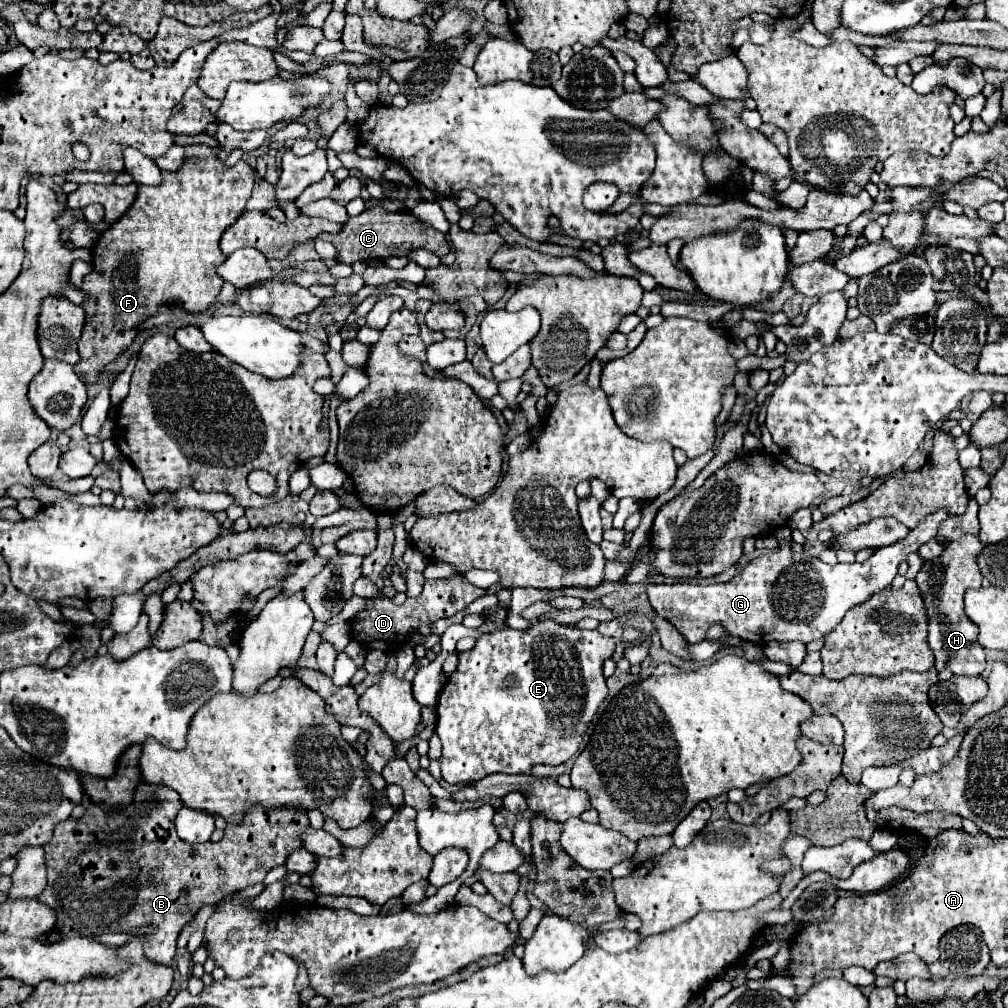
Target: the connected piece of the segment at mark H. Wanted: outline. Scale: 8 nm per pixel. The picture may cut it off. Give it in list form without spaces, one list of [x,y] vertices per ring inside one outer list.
[[[965,535],[957,541],[951,541],[945,551],[933,559],[925,561],[921,571],[917,573],[917,585],[921,589],[925,609],[929,615],[929,645],[935,653],[935,669],[949,669],[953,675],[979,677],[985,671],[985,649],[977,643],[979,629],[963,611],[963,595],[967,589],[981,587],[981,571],[977,567],[975,557],[985,545],[977,539],[977,535]]]

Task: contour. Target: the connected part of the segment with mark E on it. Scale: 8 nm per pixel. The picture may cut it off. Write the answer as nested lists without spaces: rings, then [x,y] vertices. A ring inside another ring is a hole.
[[[545,619],[545,621],[537,621],[535,625],[531,625],[527,631],[517,631],[517,629],[501,629],[497,633],[487,633],[483,635],[481,639],[477,639],[477,645],[471,649],[471,651],[465,651],[465,653],[459,653],[459,665],[457,669],[449,675],[441,695],[439,695],[439,701],[437,701],[437,727],[435,727],[435,733],[439,735],[441,743],[443,743],[443,757],[441,757],[441,773],[443,773],[443,779],[447,783],[463,783],[463,781],[479,781],[481,777],[485,775],[491,775],[491,773],[511,773],[511,775],[517,775],[517,773],[523,773],[523,775],[531,775],[531,769],[533,765],[561,765],[565,761],[569,761],[581,741],[583,741],[583,733],[587,731],[593,715],[597,713],[599,705],[603,703],[603,699],[607,697],[607,685],[605,685],[605,677],[603,677],[603,661],[609,659],[615,651],[615,637],[603,637],[599,635],[597,631],[581,631],[577,627],[567,627],[567,625],[559,625],[551,619]],[[513,675],[515,677],[515,683],[513,685],[507,685],[505,679]]]

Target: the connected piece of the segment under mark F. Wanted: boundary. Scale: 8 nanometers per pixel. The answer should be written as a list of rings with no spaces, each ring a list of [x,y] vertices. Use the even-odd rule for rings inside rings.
[[[189,145],[187,151],[191,155],[207,157],[197,163],[183,163],[183,167],[175,173],[163,171],[163,183],[159,187],[139,185],[139,193],[131,209],[115,221],[93,247],[93,271],[83,277],[81,289],[97,299],[97,309],[85,323],[79,339],[81,359],[73,365],[75,373],[85,383],[99,381],[105,367],[133,343],[139,325],[157,315],[161,305],[181,303],[187,313],[203,313],[209,305],[213,305],[217,293],[221,291],[223,281],[217,277],[217,265],[225,261],[225,255],[219,249],[219,239],[245,211],[253,189],[253,169],[243,159],[233,167],[225,167],[223,161],[213,155],[213,149],[205,145]]]

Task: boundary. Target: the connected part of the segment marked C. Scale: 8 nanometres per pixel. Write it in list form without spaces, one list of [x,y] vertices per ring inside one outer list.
[[[383,205],[365,209],[361,215],[351,217],[339,233],[321,233],[319,239],[329,241],[337,249],[337,261],[353,265],[355,261],[367,259],[387,259],[387,257],[405,257],[413,249],[429,249],[437,257],[449,253],[449,243],[443,233],[419,221],[411,211],[387,211]]]

